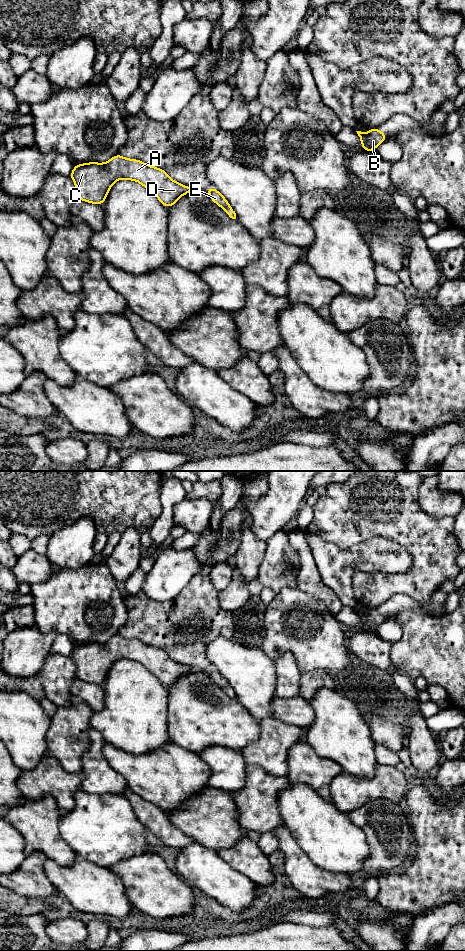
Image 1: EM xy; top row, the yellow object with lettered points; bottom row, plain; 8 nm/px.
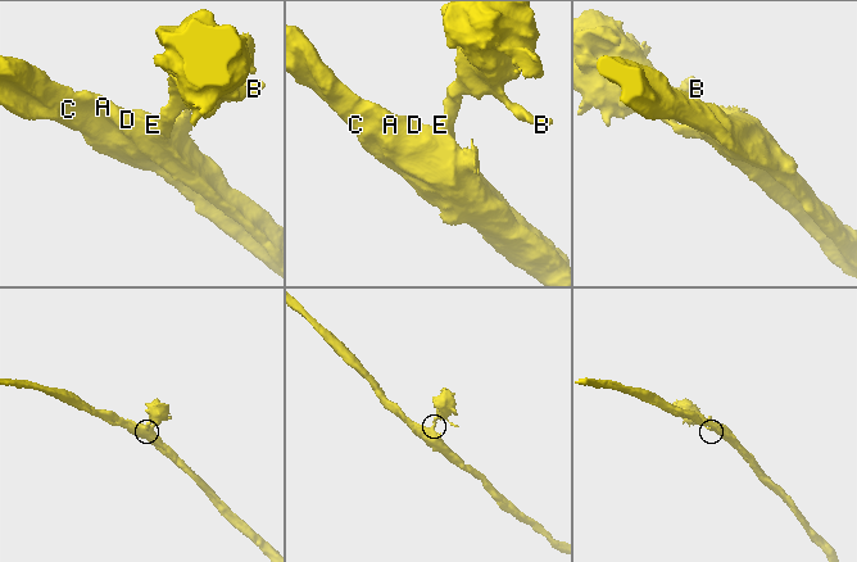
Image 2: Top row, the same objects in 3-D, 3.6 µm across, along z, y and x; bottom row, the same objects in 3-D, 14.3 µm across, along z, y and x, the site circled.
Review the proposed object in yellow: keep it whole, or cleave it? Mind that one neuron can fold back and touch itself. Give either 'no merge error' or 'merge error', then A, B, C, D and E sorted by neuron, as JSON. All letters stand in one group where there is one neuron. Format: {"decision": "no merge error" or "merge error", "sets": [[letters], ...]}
{"decision": "no merge error", "sets": [["A", "B", "C", "D", "E"]]}

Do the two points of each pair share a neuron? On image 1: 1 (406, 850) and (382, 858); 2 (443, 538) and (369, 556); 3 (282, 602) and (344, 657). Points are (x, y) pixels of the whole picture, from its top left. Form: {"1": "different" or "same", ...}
{"1": "same", "2": "different", "3": "same"}

